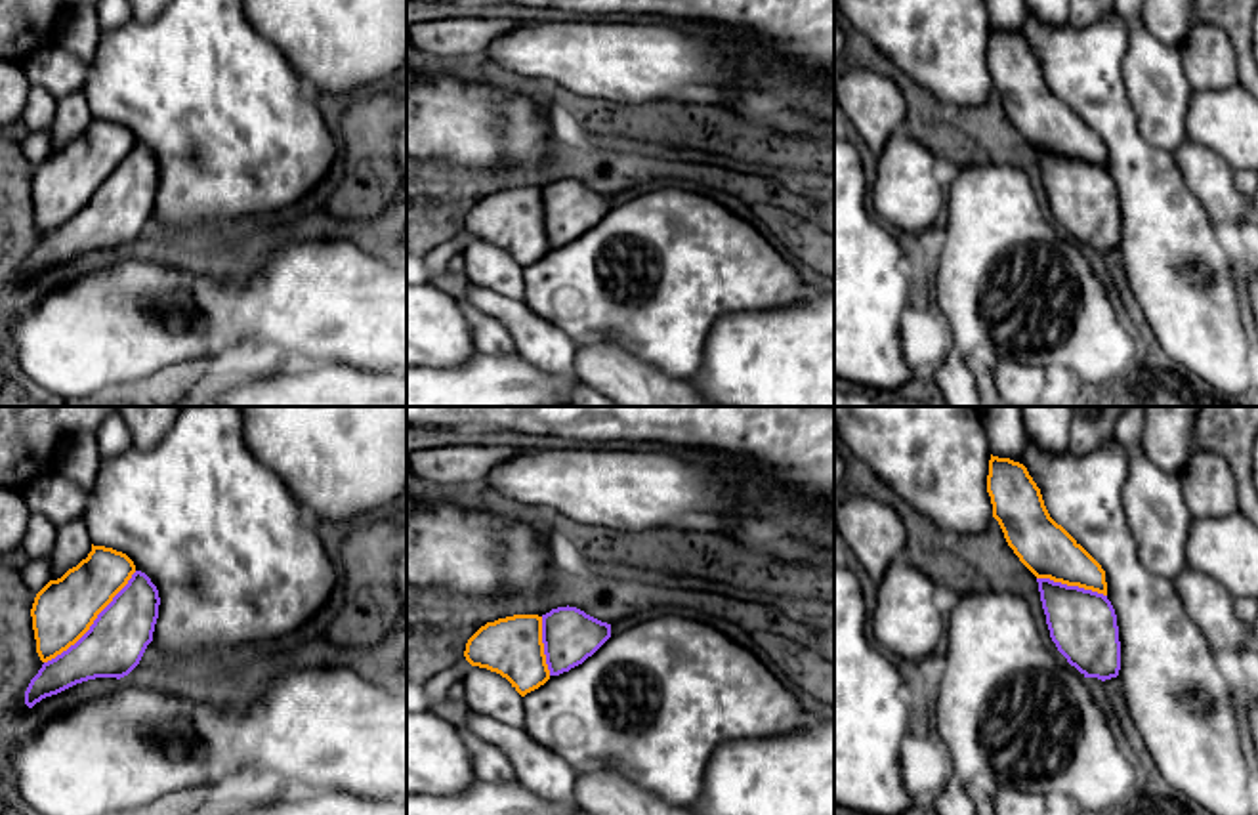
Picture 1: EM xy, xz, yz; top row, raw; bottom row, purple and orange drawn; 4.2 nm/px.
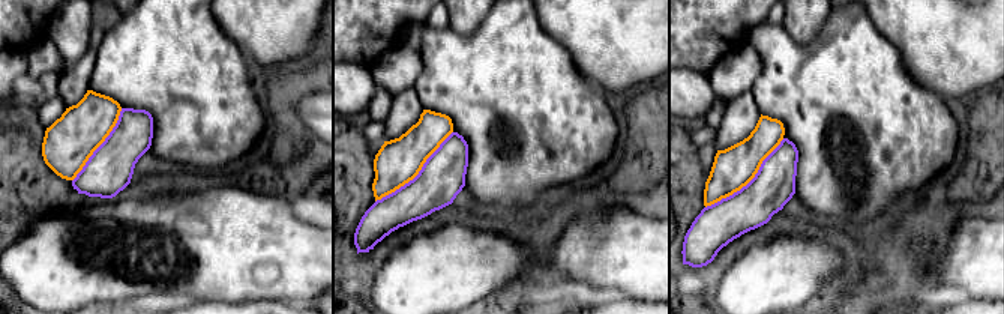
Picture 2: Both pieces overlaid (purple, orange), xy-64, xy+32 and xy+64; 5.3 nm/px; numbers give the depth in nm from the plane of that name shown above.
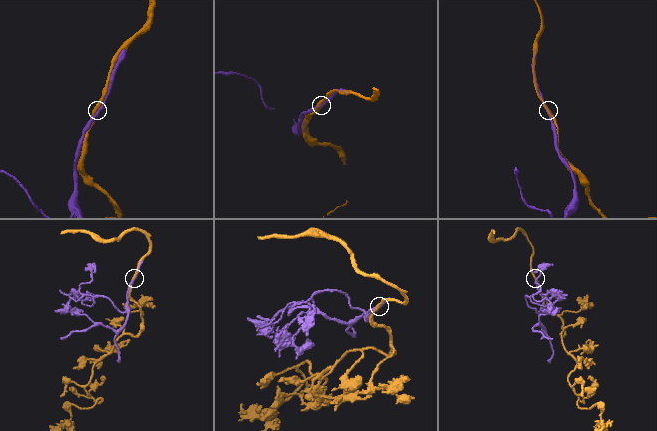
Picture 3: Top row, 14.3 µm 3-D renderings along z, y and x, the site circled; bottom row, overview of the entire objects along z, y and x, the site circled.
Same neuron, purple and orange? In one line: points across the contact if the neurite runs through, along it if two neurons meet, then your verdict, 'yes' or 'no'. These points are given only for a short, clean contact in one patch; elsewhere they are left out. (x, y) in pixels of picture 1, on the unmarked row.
yes

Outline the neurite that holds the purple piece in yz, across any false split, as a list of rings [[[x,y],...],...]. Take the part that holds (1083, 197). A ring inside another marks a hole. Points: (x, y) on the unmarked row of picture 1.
[[[991,27],[987,65],[1008,118],[1037,149],[1058,223],[1084,250],[1117,250],[1119,199],[1101,137],[1050,90],[1023,36]]]

